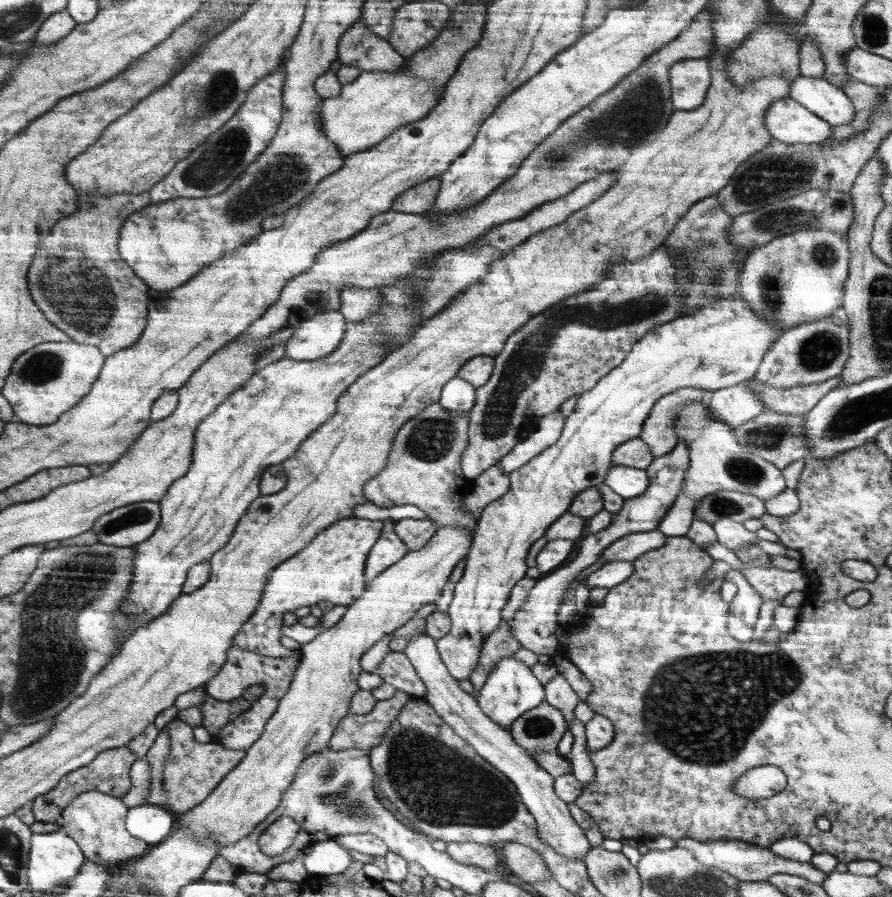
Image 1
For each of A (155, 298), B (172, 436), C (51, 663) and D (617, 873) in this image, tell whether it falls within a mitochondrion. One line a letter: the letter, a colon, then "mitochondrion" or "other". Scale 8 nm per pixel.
A: other
B: other
C: mitochondrion
D: mitochondrion

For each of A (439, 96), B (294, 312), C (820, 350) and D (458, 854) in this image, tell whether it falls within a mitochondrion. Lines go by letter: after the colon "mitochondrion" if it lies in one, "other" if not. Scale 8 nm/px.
A: other
B: mitochondrion
C: mitochondrion
D: other

